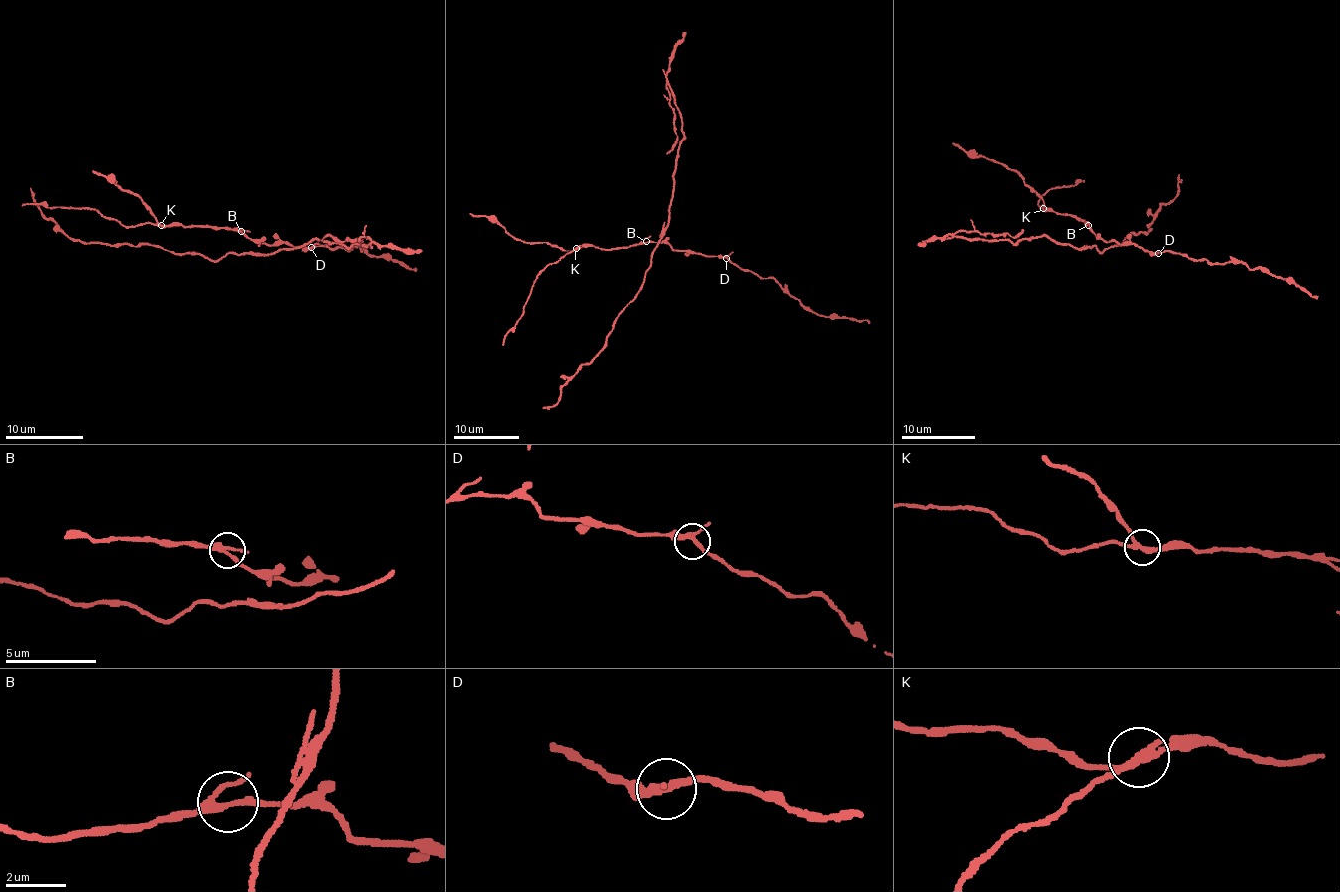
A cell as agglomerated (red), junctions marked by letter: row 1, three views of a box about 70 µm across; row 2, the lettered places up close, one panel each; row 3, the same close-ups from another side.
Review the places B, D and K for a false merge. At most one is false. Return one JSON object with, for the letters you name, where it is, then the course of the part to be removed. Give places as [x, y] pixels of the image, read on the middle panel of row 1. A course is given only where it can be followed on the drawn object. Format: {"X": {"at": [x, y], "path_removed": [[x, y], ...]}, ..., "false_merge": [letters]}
{"K": {"at": [576, 248]}, "false_merge": ["K"]}

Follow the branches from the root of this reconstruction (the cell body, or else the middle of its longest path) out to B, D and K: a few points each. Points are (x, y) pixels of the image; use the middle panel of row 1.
B: (666, 243), (646, 241)
D: (666, 243), (673, 249), (726, 258)
K: (666, 243), (647, 242), (602, 250), (592, 245), (575, 248)

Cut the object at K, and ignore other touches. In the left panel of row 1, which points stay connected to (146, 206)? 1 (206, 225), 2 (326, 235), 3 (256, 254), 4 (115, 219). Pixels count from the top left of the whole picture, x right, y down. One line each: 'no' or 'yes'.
1: yes
2: no
3: no
4: no

